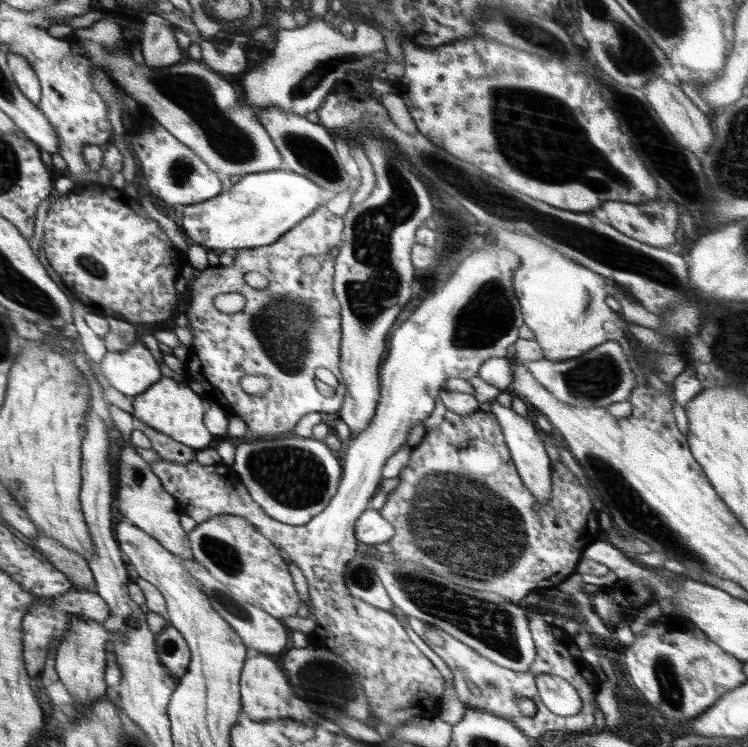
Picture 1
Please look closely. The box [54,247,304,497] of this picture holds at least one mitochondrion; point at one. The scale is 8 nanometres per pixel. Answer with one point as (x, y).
(89, 263)

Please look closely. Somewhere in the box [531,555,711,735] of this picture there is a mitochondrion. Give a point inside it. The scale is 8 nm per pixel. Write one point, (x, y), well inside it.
(671, 689)

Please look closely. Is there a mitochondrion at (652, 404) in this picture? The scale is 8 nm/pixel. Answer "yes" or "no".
no

